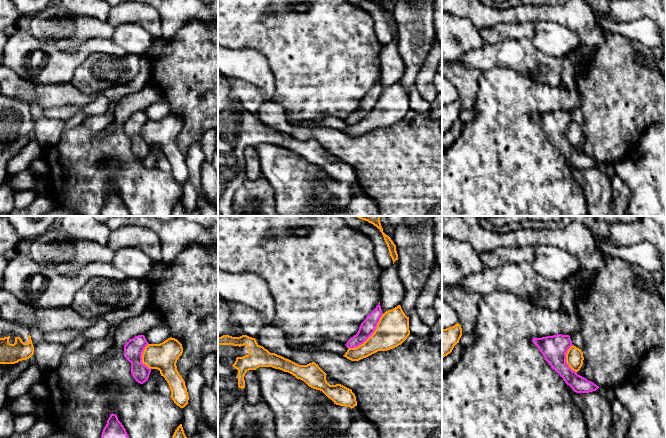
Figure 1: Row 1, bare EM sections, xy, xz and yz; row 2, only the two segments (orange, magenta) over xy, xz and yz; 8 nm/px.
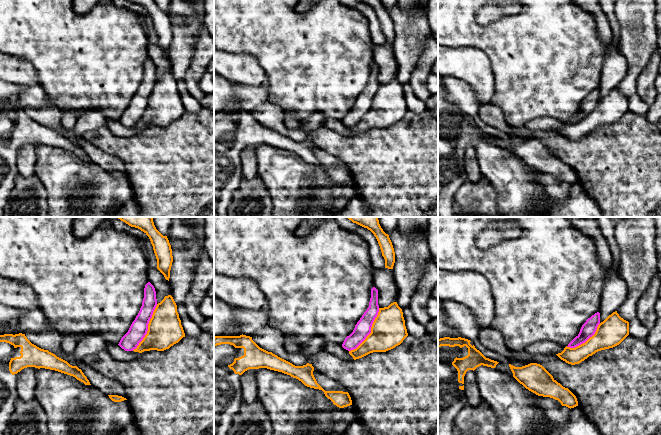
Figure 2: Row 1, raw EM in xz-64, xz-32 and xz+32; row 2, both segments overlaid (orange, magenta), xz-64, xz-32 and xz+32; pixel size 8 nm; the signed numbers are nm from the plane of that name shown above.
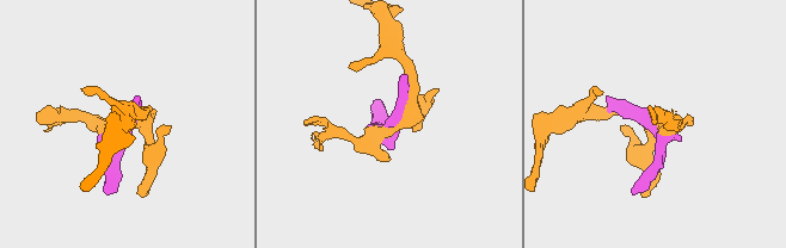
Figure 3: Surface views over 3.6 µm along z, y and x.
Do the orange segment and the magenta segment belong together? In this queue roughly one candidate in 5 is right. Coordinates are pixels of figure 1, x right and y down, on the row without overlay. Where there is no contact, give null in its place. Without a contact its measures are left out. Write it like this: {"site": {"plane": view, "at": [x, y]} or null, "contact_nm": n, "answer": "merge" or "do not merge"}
{"site": {"plane": "xz", "at": [370, 112]}, "contact_nm": 400, "answer": "do not merge"}

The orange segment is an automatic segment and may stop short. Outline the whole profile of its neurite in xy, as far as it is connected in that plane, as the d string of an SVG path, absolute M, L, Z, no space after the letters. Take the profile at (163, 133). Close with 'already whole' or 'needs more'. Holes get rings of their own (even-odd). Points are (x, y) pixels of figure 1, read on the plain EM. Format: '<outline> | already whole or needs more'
M172 113L160 120L148 120L142 129L142 139L160 147L171 166L170 173L180 184L184 184L189 176L185 157L176 142L182 129L182 120Z | already whole

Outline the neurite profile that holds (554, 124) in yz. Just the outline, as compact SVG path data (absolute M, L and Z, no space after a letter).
M557 110L542 114L533 114L532 118L538 123L545 136L576 169L596 167L599 162L573 147L566 139L566 129L573 122L569 111Z

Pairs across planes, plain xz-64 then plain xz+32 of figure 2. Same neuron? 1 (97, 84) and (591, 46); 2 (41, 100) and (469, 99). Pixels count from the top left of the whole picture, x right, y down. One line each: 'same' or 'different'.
1: same
2: same

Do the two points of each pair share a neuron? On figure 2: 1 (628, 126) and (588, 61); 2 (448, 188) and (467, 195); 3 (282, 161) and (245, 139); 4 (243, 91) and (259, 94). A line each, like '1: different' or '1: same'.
1: different
2: different
3: different
4: same

